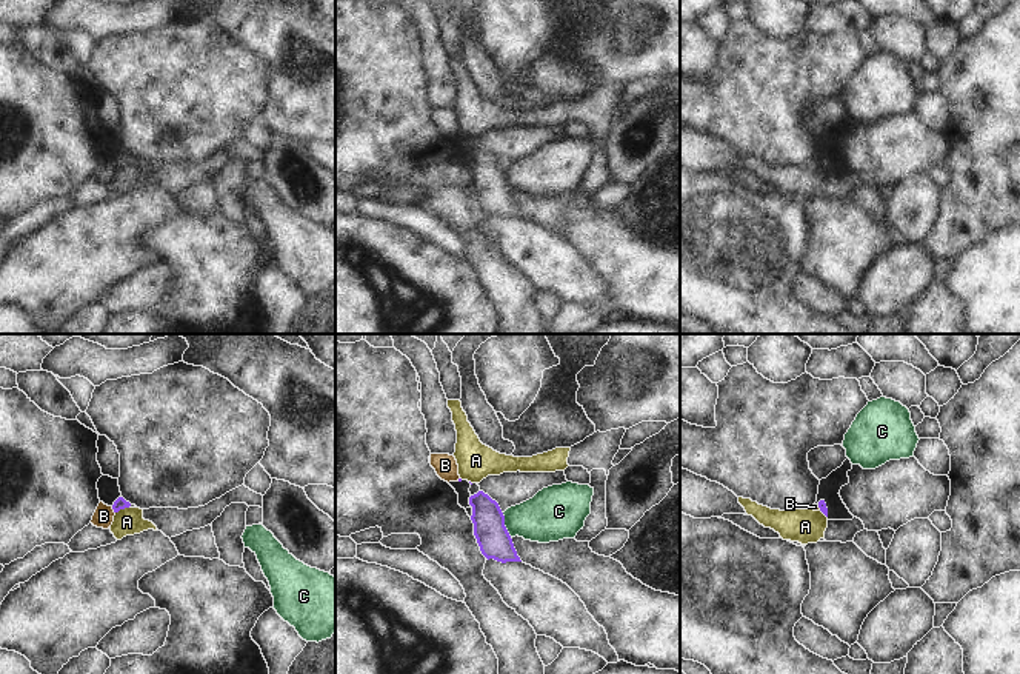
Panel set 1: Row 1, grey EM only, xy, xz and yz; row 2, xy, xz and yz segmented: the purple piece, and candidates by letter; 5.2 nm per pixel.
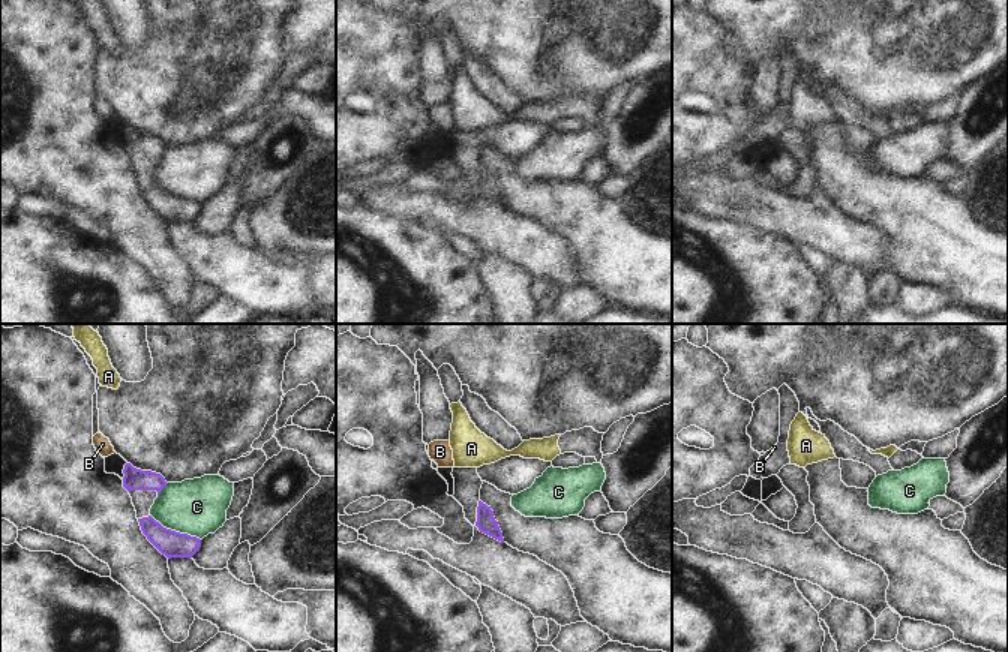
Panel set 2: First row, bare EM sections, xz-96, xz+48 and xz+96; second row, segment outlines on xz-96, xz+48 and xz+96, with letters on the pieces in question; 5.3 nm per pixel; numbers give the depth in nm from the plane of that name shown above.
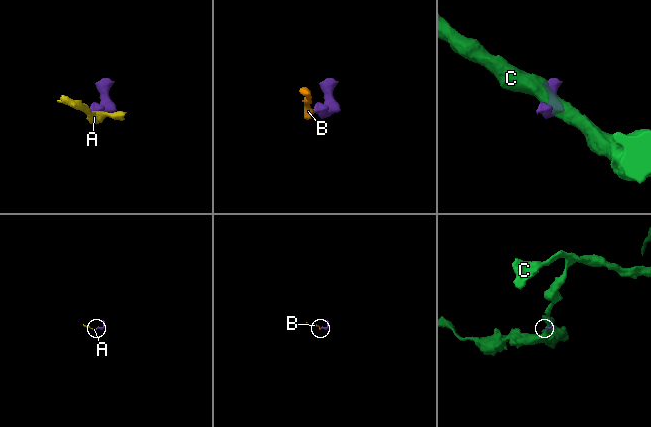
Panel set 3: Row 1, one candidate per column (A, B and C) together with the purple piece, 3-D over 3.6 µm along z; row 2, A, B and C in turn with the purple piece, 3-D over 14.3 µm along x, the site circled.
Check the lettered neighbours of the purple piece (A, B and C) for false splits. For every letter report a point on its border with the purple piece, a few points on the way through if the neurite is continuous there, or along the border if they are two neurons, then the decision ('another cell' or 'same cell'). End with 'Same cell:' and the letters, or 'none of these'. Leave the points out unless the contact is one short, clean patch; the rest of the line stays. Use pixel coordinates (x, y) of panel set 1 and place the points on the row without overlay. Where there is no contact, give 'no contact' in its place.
A: xy (122, 163) | along xy (128, 162), (116, 168) | another cell
B: xy (113, 163) | along xy (111, 162), (114, 168) | another cell
C: xz (503, 180) | another cell
Same cell: none of these

